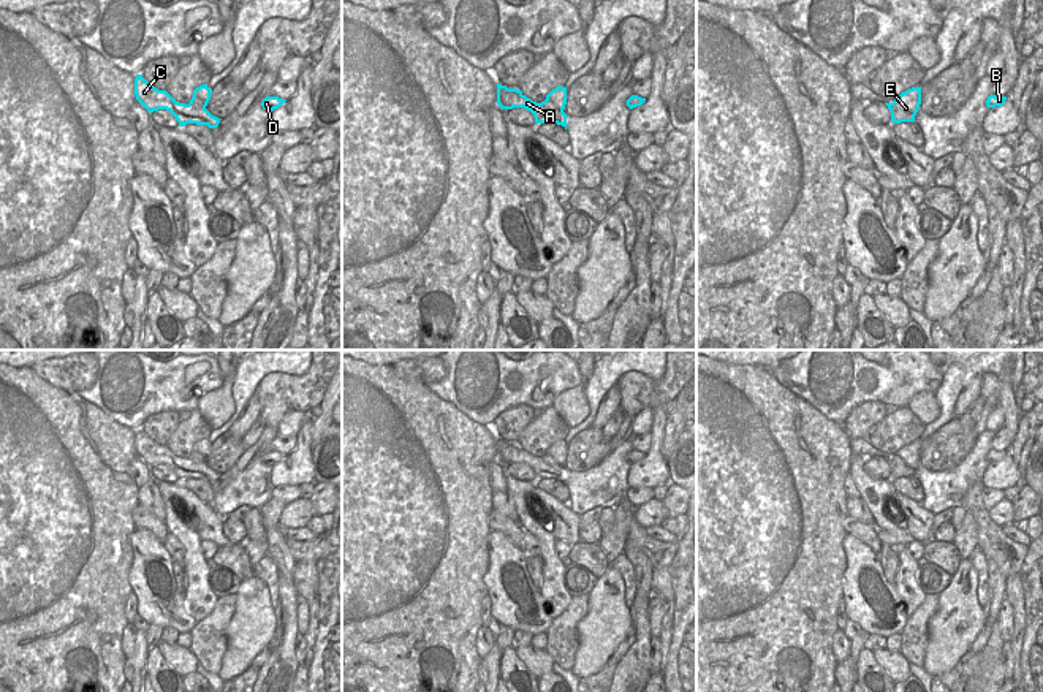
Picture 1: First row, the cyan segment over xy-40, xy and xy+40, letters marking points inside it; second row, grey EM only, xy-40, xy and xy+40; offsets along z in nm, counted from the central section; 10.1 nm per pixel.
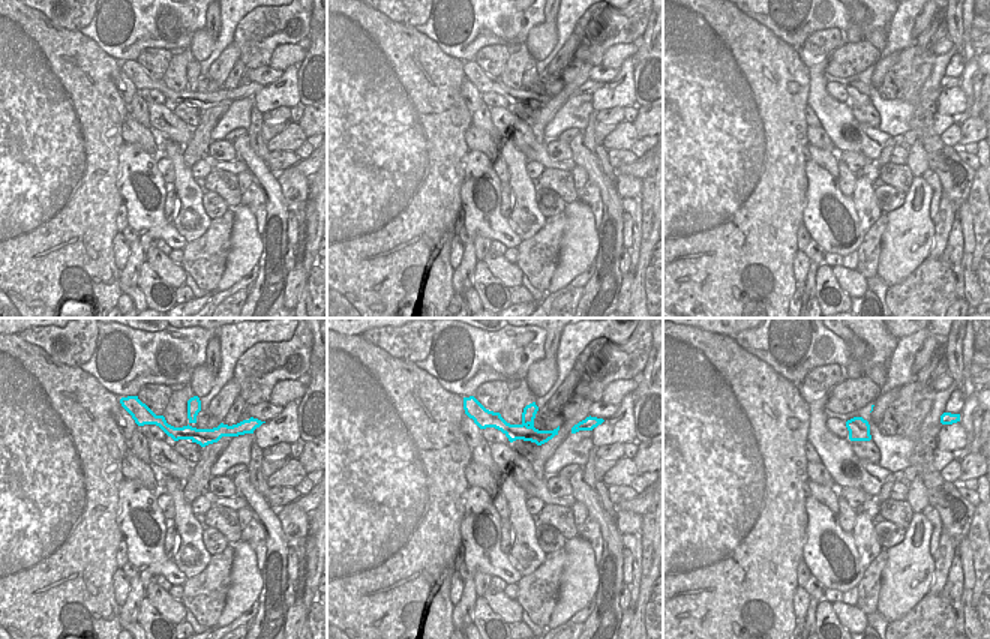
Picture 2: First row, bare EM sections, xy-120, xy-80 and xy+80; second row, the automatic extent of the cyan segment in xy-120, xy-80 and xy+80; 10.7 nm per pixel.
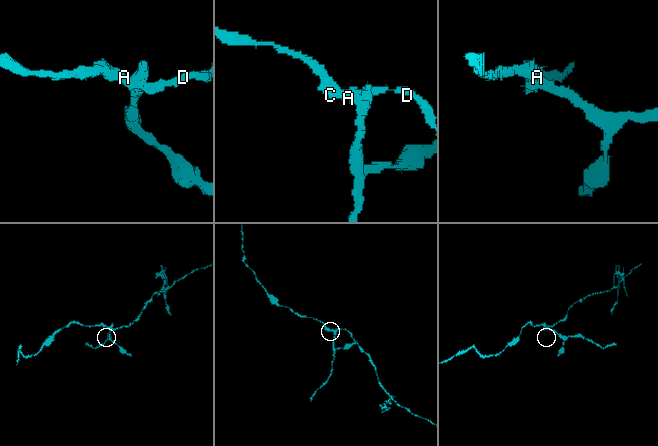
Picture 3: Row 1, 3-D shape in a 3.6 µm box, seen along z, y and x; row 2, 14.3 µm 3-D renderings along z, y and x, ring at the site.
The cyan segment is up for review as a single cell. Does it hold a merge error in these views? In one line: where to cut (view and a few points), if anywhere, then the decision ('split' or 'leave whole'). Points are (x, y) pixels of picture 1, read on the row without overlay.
cut in xy along (542, 456), (549, 464), (562, 466); split

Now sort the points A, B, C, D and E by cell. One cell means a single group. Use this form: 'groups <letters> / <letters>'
groups A B C D / E

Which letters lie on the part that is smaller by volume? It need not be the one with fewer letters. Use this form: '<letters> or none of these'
E.

